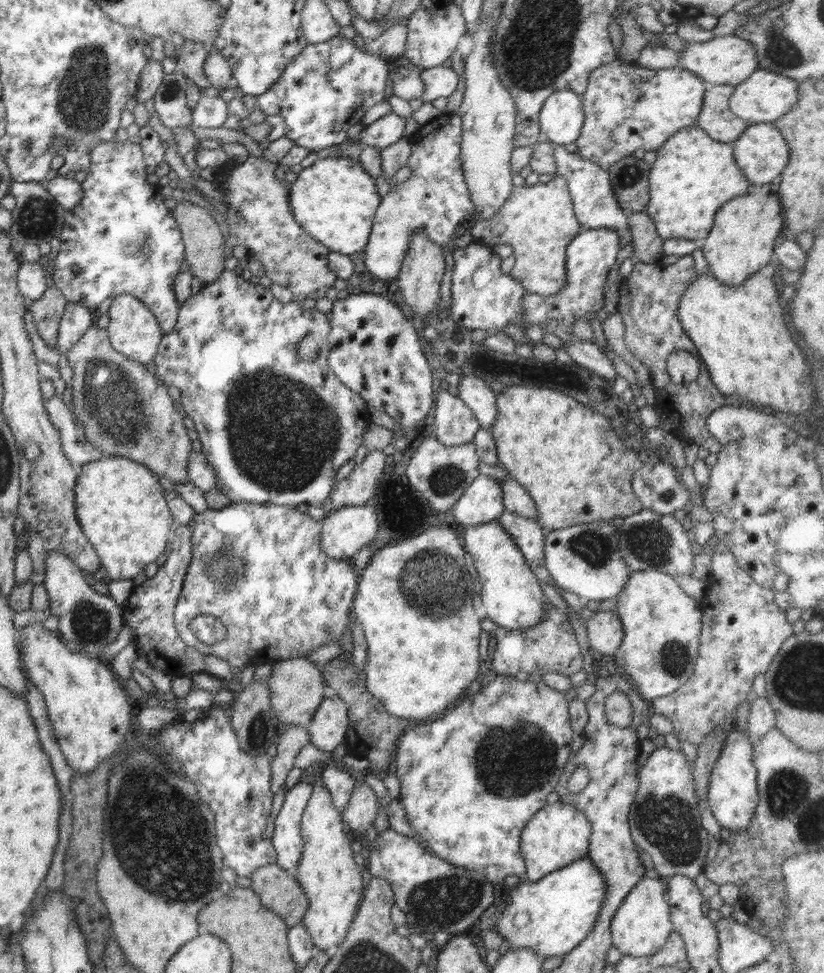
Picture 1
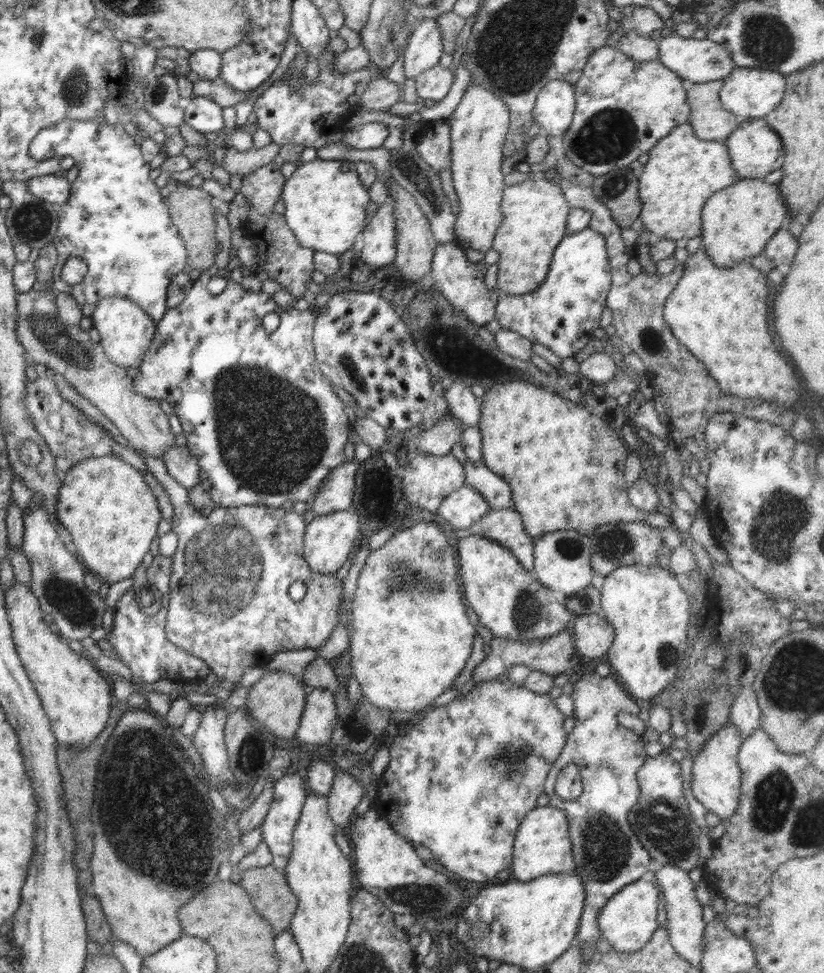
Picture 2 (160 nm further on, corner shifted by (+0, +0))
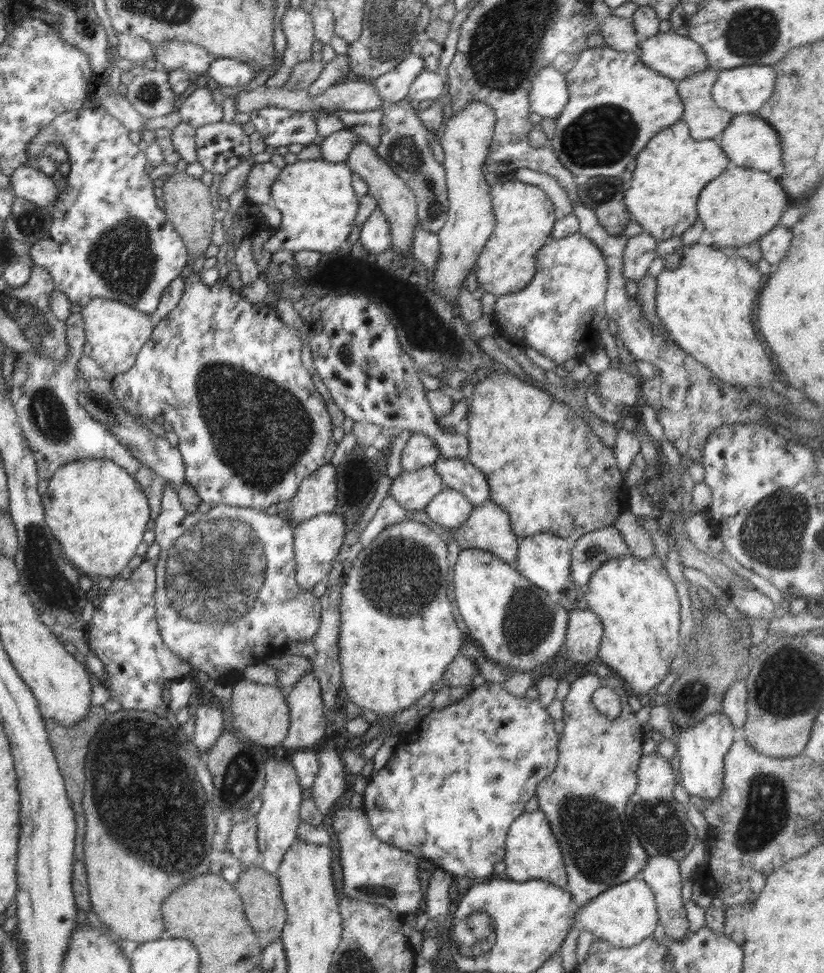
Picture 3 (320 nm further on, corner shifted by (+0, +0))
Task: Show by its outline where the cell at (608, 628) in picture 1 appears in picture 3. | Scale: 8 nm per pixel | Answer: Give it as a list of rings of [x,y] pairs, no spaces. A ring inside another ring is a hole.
[[[569,607],[569,619],[563,646],[574,662],[586,664],[598,657],[604,629],[602,621],[590,609]]]

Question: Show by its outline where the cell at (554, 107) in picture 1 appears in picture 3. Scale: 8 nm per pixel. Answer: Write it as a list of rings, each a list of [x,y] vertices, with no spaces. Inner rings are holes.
[[[550,66],[542,68],[538,76],[532,80],[529,96],[534,119],[556,120],[570,100],[565,76]]]

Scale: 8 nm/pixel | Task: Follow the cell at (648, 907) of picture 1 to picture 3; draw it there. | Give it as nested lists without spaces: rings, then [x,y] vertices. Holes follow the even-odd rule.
[[[640,877],[605,890],[585,907],[580,907],[575,912],[575,918],[584,924],[584,930],[618,948],[640,944],[645,938],[653,936],[660,923],[653,890]]]

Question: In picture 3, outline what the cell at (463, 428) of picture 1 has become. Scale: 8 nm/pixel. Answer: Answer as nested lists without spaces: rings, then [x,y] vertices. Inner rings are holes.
[[[413,434],[408,438],[406,446],[402,451],[401,464],[402,471],[418,470],[425,466],[430,466],[438,458],[442,457],[438,447],[425,434]]]

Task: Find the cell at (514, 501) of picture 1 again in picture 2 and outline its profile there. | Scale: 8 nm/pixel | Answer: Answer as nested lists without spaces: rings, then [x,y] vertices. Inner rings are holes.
[[[480,461],[463,463],[465,486],[479,492],[492,509],[513,508],[510,485]]]

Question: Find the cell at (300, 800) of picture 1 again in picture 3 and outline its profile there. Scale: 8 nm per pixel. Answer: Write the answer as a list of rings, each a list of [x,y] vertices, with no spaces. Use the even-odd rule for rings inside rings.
[[[272,756],[265,760],[265,785],[261,791],[262,806],[256,814],[259,865],[270,874],[276,874],[286,851],[294,844],[301,823],[299,808],[307,792],[299,785],[298,775],[290,762],[277,761]]]

